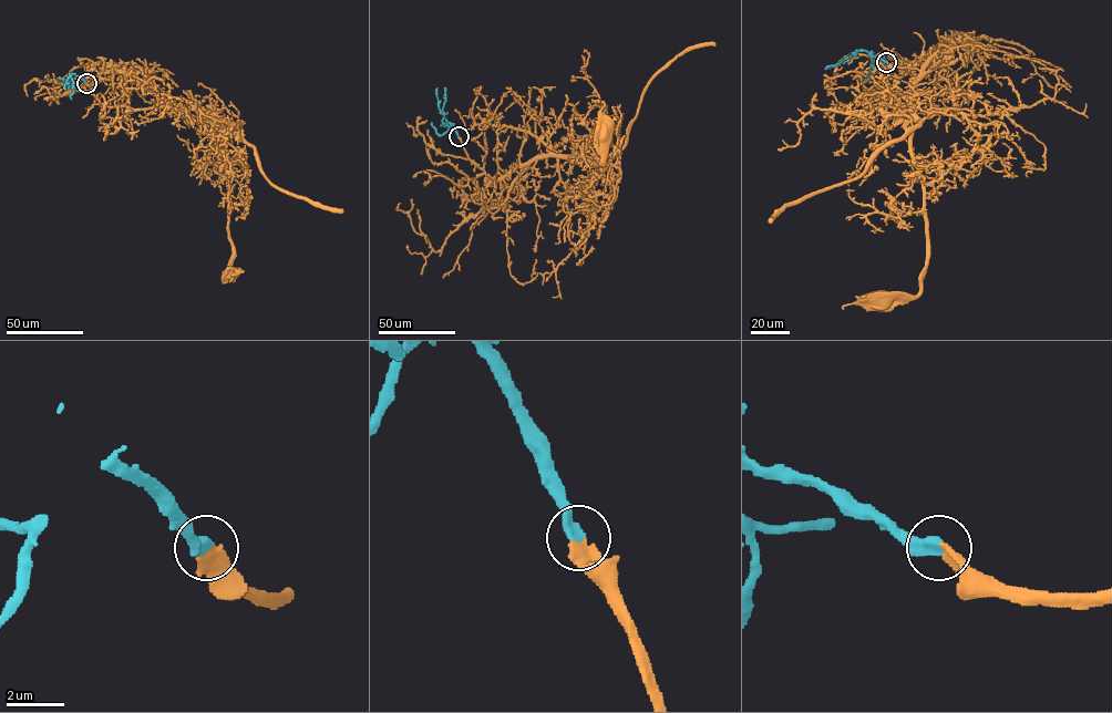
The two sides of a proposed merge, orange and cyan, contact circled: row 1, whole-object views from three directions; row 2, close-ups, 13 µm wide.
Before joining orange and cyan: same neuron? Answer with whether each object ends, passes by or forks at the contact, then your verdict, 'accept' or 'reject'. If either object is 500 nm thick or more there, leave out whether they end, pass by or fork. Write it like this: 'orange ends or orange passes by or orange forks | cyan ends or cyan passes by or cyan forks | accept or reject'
orange ends | cyan ends | accept

